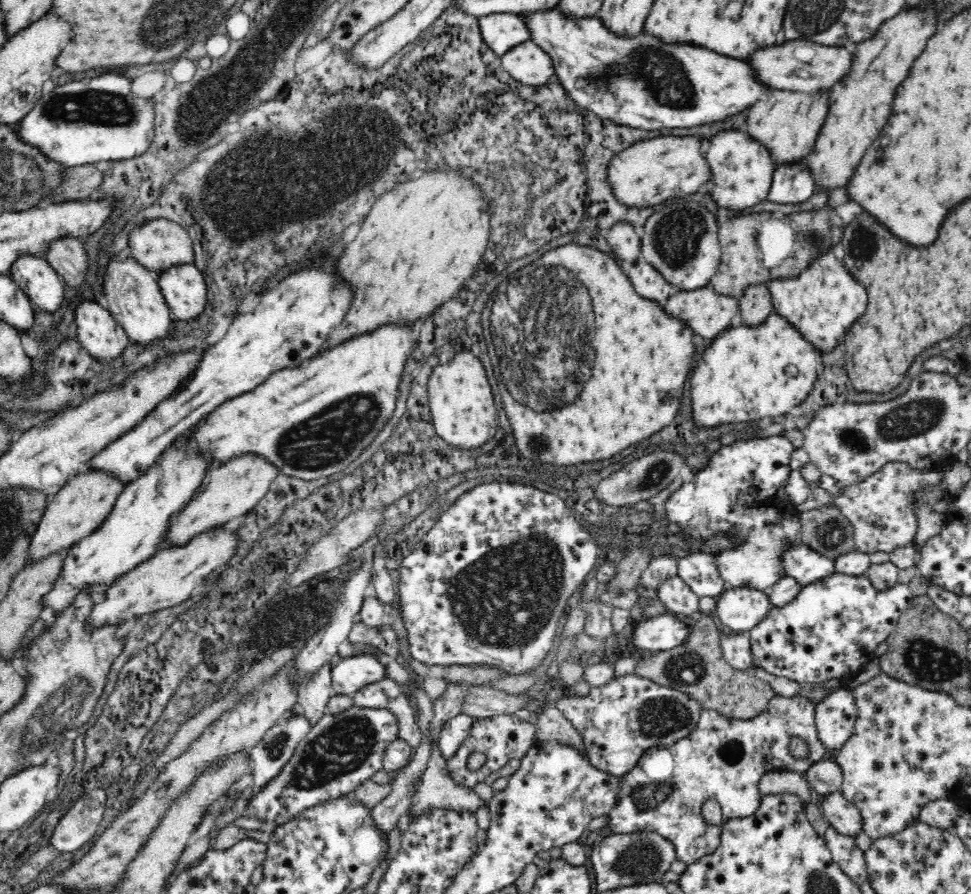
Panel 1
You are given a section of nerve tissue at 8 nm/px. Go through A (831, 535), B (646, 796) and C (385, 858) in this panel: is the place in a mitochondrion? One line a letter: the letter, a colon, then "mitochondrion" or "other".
A: mitochondrion
B: mitochondrion
C: other

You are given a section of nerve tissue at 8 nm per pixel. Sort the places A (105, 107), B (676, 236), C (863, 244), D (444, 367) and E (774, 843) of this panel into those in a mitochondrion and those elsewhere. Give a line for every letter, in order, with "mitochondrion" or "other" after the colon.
A: mitochondrion
B: mitochondrion
C: mitochondrion
D: other
E: other

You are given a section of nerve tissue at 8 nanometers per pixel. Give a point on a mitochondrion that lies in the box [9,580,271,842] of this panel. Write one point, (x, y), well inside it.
(40, 726)

